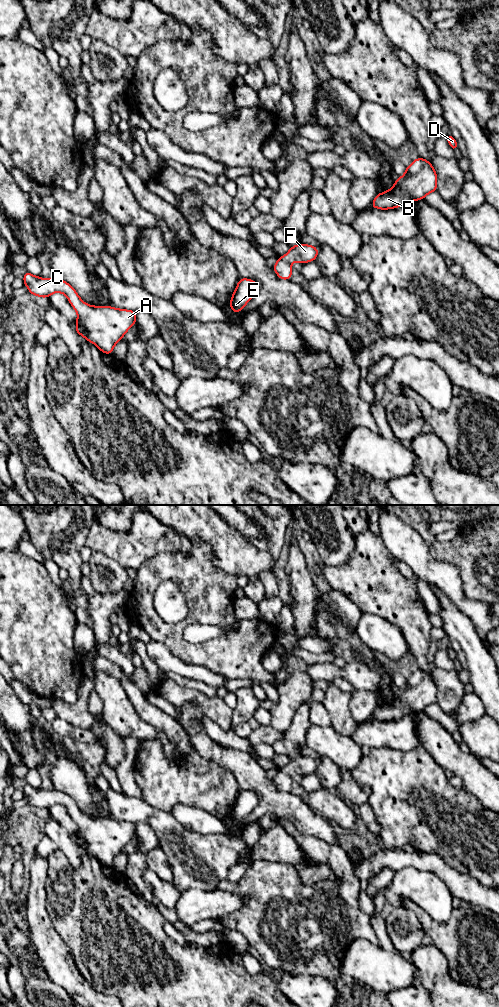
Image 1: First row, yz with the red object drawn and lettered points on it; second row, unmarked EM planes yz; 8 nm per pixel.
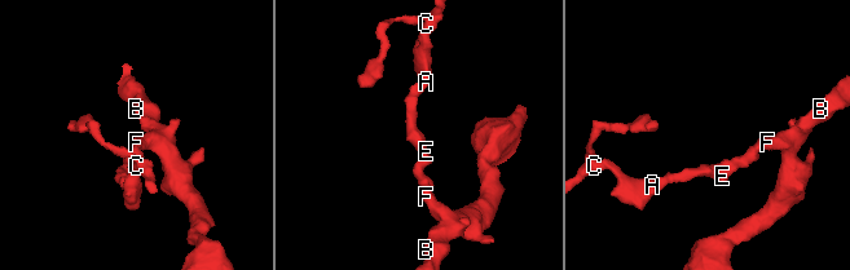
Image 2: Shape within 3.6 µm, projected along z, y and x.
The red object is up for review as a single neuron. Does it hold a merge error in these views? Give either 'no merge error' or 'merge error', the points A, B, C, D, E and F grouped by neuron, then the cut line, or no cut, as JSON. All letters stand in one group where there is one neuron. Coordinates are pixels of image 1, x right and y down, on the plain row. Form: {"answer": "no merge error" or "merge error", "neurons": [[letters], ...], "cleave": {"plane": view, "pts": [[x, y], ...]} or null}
{"answer": "no merge error", "neurons": [["A", "B", "C", "D", "E", "F"]], "cleave": null}

